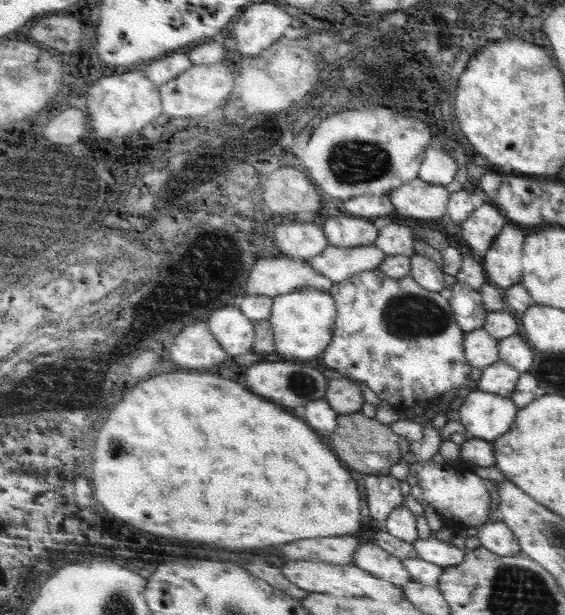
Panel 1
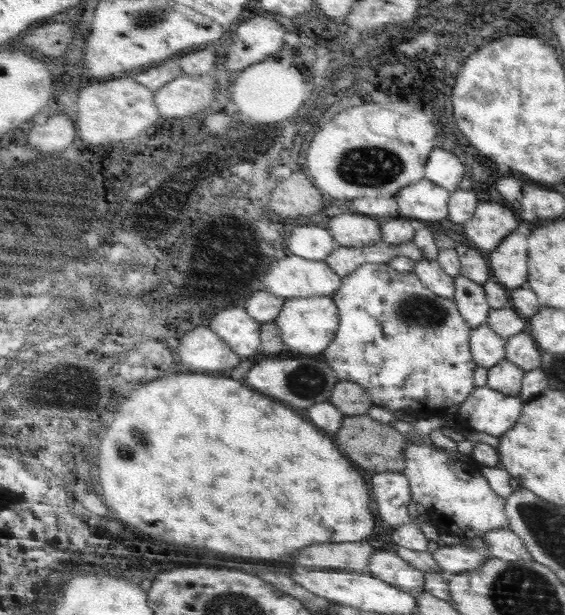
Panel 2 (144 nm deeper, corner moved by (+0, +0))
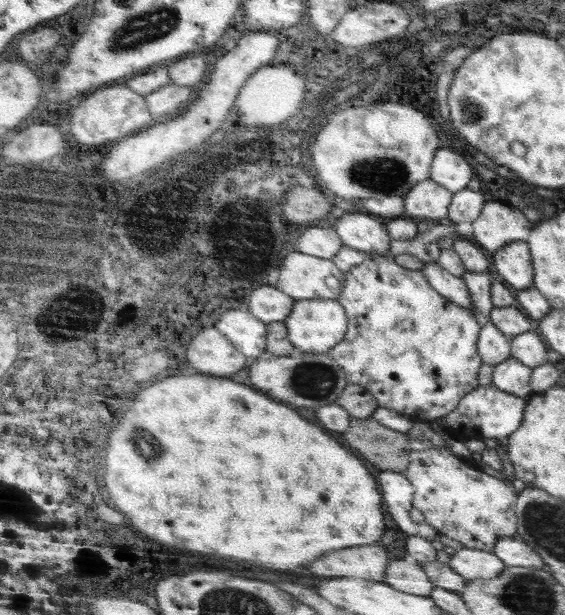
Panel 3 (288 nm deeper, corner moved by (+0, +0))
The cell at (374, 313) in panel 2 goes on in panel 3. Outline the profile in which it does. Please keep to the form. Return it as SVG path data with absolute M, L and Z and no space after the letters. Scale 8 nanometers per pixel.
M377 256L347 272L339 304L347 310L347 336L329 354L347 374L349 384L365 386L379 400L381 408L407 414L411 420L437 422L449 418L459 402L479 386L481 356L477 352L481 322L469 310L445 300L425 278L423 270L409 270L395 258Z

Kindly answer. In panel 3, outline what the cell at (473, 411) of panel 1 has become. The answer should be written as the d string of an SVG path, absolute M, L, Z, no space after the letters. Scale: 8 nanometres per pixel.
M477 386L475 390L471 390L471 394L467 394L459 406L449 414L445 428L457 436L459 440L471 440L473 436L483 440L483 442L493 442L499 438L507 438L509 434L515 432L515 428L521 422L521 414L523 414L523 398L517 398L513 394L507 394L503 390L497 390L495 386Z

